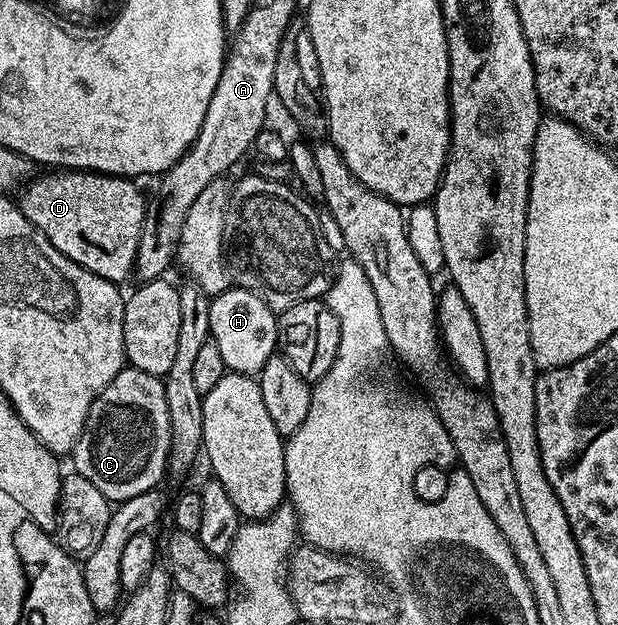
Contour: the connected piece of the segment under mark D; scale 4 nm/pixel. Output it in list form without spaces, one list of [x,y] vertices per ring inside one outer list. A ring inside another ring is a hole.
[[[47,171],[44,177],[32,176],[25,188],[18,194],[19,210],[49,239],[61,255],[73,259],[81,267],[93,271],[101,279],[123,283],[132,276],[137,255],[137,243],[141,239],[143,220],[147,214],[148,202],[143,201],[143,193],[136,182],[129,177],[112,177],[110,173],[92,173],[90,171]]]

